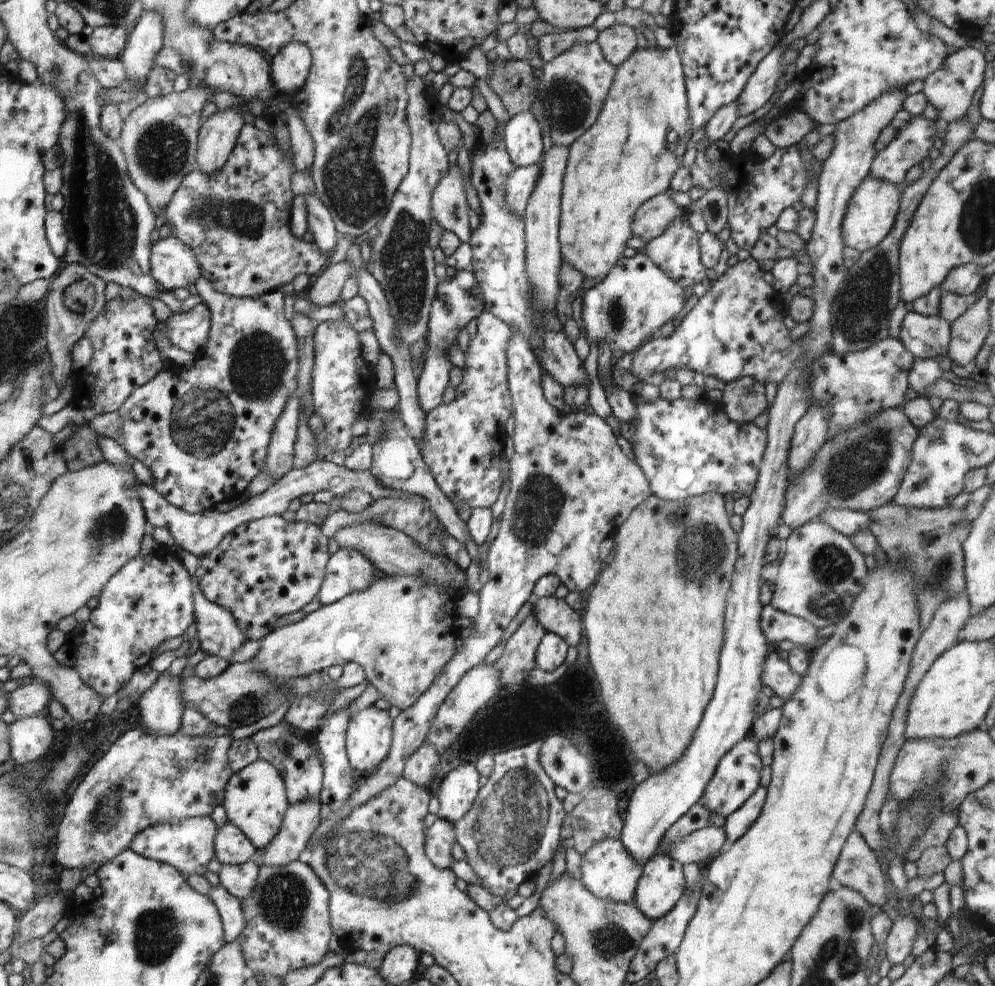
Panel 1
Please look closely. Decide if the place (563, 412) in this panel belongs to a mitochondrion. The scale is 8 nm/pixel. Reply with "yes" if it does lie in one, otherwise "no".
no

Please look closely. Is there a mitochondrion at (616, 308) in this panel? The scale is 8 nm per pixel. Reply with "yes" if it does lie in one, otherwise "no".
yes

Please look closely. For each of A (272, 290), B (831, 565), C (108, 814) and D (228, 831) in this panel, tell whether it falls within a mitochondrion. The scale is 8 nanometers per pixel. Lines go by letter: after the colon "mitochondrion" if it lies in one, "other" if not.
A: other
B: mitochondrion
C: mitochondrion
D: other

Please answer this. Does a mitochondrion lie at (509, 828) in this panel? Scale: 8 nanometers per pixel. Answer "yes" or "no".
yes

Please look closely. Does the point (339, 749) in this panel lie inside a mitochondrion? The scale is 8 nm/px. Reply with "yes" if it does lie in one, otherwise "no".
no

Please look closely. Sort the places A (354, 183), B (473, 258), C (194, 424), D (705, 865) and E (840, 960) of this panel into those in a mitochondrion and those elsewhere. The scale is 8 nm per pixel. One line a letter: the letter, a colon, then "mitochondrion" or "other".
A: mitochondrion
B: other
C: mitochondrion
D: other
E: mitochondrion

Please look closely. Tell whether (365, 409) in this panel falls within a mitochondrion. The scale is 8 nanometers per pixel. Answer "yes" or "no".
no

